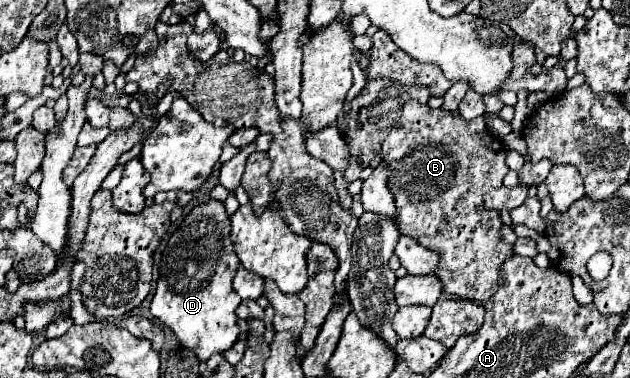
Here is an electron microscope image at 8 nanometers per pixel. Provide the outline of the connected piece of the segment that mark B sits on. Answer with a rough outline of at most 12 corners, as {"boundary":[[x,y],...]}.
{"boundary":[[413,99],[383,141],[395,223],[485,303],[513,245],[509,173],[483,117]]}

